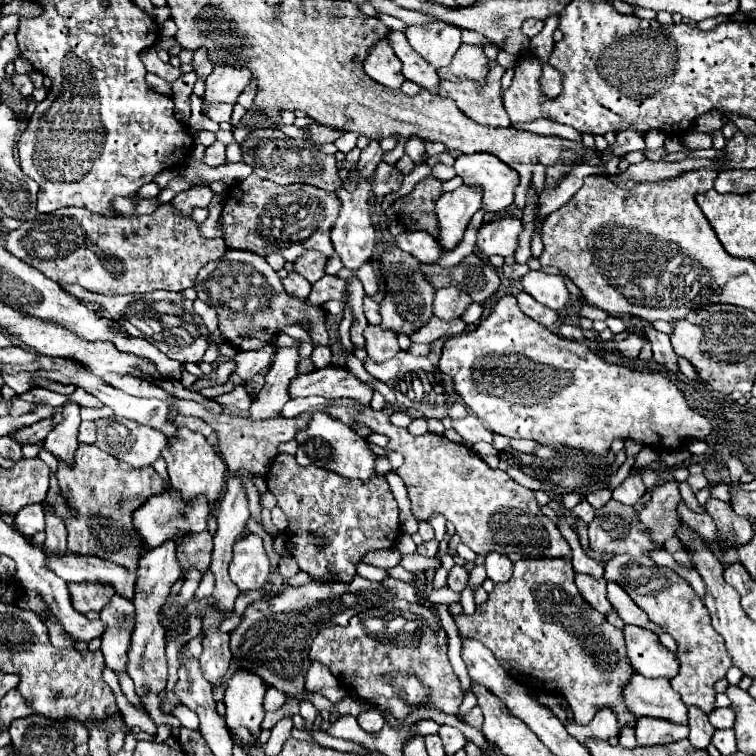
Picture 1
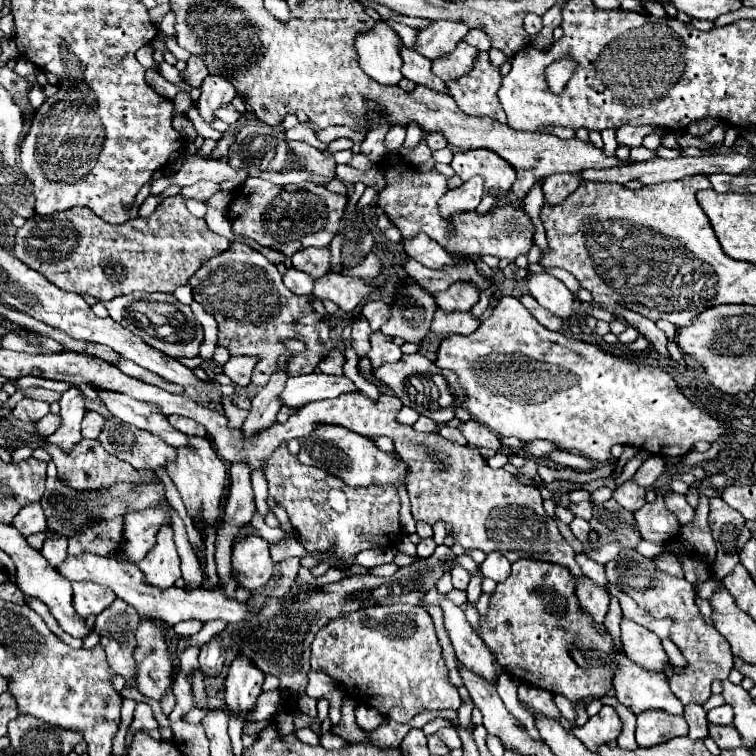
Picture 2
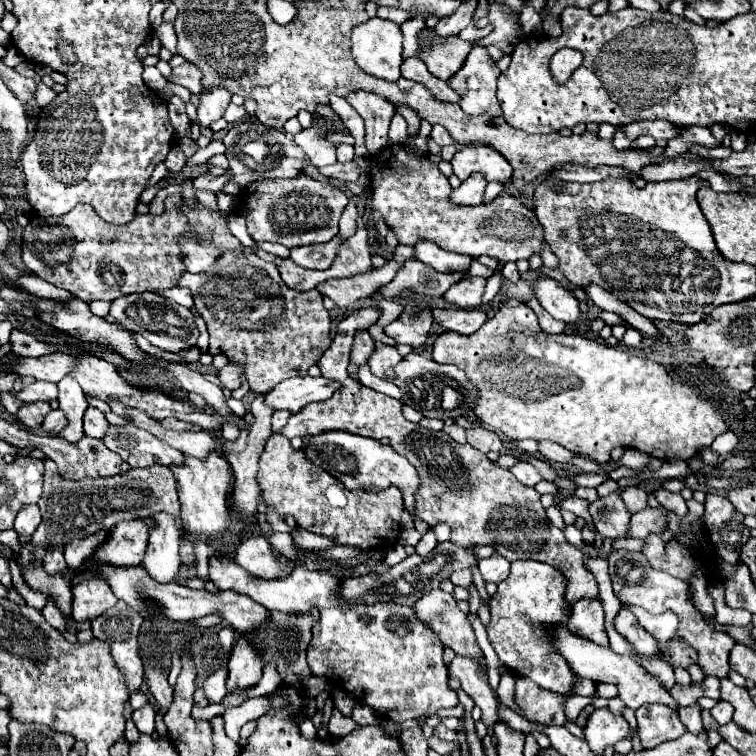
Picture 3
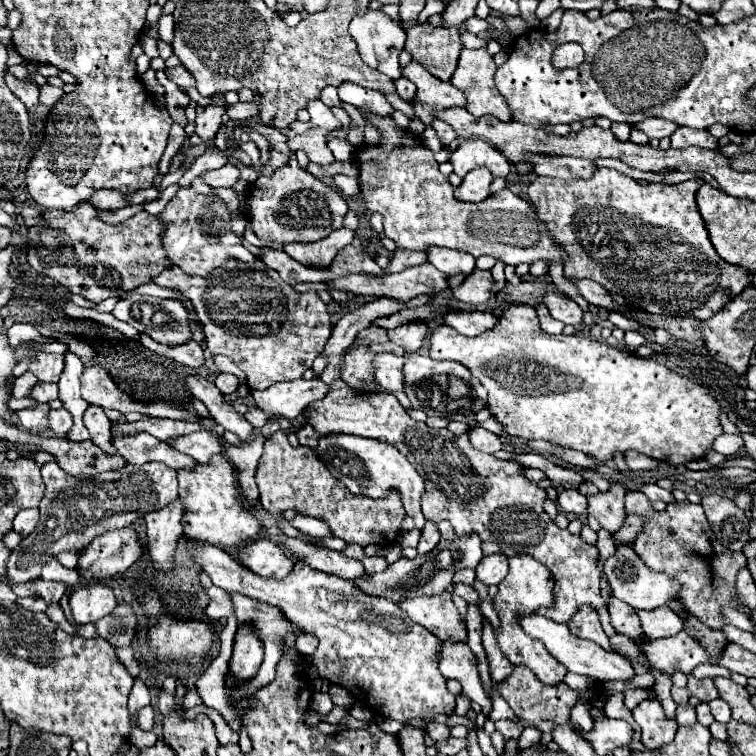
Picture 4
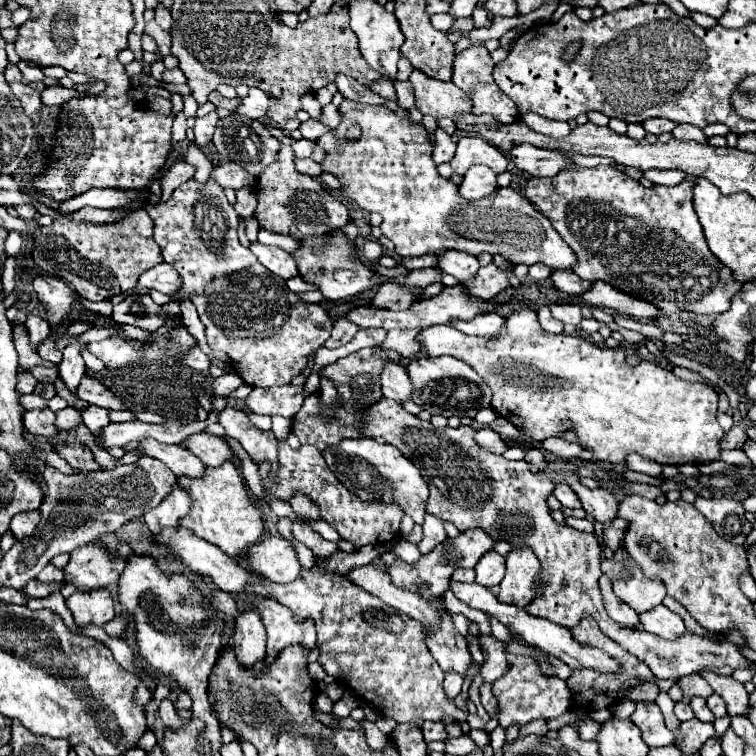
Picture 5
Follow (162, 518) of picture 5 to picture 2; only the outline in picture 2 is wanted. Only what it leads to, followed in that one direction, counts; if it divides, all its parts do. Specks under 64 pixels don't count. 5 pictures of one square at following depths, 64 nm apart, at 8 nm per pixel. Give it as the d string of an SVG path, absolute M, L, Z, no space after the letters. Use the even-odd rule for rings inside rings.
M164 526L160 536L156 536L156 546L146 554L144 560L136 562L136 566L144 572L144 582L148 586L166 590L174 586L180 578L180 558L176 552L176 544L172 540L172 528Z

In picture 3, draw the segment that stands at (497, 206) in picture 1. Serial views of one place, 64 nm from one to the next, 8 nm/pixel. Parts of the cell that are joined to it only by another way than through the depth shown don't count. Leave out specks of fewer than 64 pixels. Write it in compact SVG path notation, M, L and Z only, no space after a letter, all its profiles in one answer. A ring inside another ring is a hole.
M464 146L454 154L450 164L460 180L466 180L474 172L480 172L488 182L500 184L506 184L512 178L508 160L490 146Z

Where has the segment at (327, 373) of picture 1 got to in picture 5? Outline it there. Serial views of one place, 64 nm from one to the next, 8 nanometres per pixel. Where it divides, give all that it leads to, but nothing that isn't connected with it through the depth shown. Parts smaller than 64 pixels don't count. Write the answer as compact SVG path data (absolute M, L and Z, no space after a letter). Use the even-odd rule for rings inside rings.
M284 384L284 386L272 386L268 390L252 388L250 396L244 402L246 410L254 414L268 414L268 416L280 414L284 418L294 418L308 396L310 394L304 390L304 384L302 386Z

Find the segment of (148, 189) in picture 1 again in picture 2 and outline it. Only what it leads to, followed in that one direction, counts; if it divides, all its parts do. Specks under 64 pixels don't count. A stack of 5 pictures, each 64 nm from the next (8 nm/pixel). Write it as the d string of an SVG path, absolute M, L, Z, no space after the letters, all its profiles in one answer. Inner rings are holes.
M188 154L184 158L182 168L172 178L156 178L150 186L150 194L158 196L162 190L166 190L170 184L188 186L196 184L198 180L212 180L212 182L228 182L232 180L236 186L240 186L248 176L248 170L244 168L232 168L228 162L220 160L204 160L200 154Z

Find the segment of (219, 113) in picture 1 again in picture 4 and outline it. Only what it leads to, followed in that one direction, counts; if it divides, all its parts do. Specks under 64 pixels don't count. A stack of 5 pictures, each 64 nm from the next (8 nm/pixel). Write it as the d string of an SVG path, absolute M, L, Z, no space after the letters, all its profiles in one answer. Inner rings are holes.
M260 96L254 98L252 104L248 102L238 102L238 104L230 104L226 114L230 120L246 120L252 116L258 116L258 104L260 104Z

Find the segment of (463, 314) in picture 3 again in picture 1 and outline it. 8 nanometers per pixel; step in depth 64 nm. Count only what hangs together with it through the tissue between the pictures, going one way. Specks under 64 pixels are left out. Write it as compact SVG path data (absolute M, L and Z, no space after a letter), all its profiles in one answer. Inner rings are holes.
M430 318L426 326L422 326L420 330L410 334L410 340L420 342L420 344L432 344L438 338L456 336L456 334L462 334L466 330L468 330L468 326L460 318L454 318L452 322L440 322L440 318Z

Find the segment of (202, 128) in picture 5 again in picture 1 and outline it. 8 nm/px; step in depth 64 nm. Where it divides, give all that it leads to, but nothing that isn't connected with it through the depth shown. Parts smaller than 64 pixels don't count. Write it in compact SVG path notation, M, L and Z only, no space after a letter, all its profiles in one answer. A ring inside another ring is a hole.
M214 66L214 72L206 78L206 102L226 102L234 104L242 90L250 84L252 72L248 68L234 66Z

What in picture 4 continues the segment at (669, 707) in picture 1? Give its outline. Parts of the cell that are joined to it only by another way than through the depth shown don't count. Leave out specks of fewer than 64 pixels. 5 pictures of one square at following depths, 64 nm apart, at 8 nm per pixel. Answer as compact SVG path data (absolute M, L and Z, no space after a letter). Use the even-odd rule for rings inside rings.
M528 616L528 618L520 618L520 626L524 626L524 632L532 638L538 638L546 644L548 652L558 658L570 672L576 672L576 674L582 674L582 676L590 676L598 682L608 682L608 680L622 680L622 682L628 682L632 680L636 674L634 674L634 668L632 664L616 654L616 652L610 652L610 650L604 650L600 648L598 644L594 644L592 640L582 640L578 636L574 636L566 624L558 624L558 622L552 622L550 618L544 618L544 616ZM628 686L624 690L624 698L626 698L626 708L628 710L634 710L642 700L648 700L648 698L658 698L656 694L650 694L648 688L638 688L638 686Z

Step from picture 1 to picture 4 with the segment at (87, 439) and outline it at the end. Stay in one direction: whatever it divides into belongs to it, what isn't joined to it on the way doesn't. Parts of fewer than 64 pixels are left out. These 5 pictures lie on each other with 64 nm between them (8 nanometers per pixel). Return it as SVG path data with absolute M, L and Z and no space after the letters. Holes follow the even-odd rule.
M88 406L88 410L84 412L84 426L90 432L90 438L102 450L116 452L110 446L110 436L112 436L112 432L110 432L110 420L108 420L108 416L104 414L104 410L100 406Z

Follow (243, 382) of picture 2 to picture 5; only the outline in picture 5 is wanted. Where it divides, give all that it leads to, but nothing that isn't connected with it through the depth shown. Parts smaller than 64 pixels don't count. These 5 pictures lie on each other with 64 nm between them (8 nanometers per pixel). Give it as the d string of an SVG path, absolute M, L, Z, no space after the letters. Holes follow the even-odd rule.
M224 372L222 376L218 376L216 380L214 380L214 394L216 396L228 396L232 390L236 390L240 384L242 384L244 380L238 376L238 374L234 374L234 372Z

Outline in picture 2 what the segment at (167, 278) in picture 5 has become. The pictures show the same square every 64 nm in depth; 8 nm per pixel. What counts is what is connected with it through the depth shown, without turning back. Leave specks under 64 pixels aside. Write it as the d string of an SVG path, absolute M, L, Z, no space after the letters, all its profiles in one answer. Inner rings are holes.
M232 242L230 248L208 260L190 282L194 300L200 302L206 312L214 314L218 322L218 346L230 350L232 356L260 354L260 366L252 372L252 386L262 388L268 384L272 370L276 370L276 358L280 350L286 350L286 338L298 338L306 344L306 352L294 354L288 376L312 374L320 362L320 354L332 350L328 312L316 296L296 296L284 282L276 266L272 266L260 252L246 244Z

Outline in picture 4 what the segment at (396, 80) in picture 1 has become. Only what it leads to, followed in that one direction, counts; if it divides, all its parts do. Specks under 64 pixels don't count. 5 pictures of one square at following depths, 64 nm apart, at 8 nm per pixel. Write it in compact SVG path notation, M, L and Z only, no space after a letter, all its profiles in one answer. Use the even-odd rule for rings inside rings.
M366 10L364 16L356 16L352 20L352 24L350 24L350 36L358 44L358 54L360 54L360 58L362 58L364 64L368 64L370 68L386 74L392 80L396 80L396 78L402 76L400 64L398 64L398 56L400 56L400 52L404 48L406 32L404 32L404 28L398 22L394 22L392 18L388 18L380 10Z

